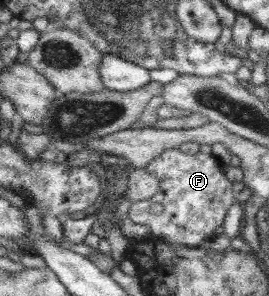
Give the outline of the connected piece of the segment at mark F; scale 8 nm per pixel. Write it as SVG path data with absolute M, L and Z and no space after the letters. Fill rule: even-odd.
M179 148L166 149L145 167L158 179L158 192L148 202L132 203L127 217L134 224L149 226L154 238L167 243L198 247L202 241L211 239L214 230L223 225L226 212L237 197L218 159L201 151L190 155ZM150 202L162 204L163 211L160 215L148 210Z

